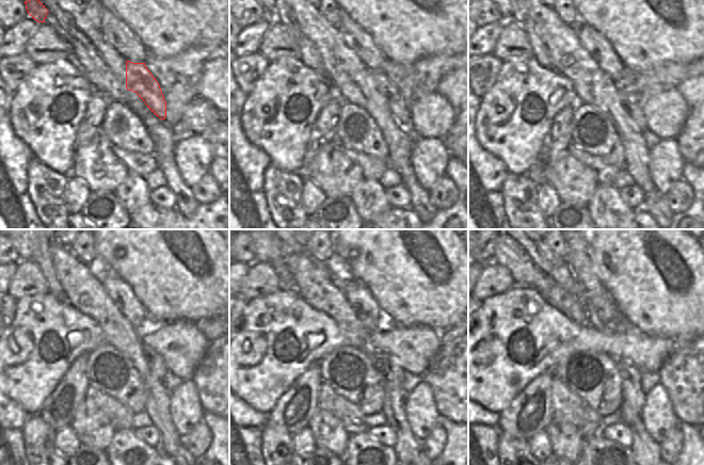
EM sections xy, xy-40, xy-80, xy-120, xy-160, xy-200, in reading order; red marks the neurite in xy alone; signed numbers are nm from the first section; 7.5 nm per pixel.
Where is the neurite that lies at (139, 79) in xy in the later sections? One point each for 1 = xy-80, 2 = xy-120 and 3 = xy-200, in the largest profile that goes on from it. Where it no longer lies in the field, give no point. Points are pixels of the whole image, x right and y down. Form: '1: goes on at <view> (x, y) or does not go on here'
1: goes on at xy-80 (633, 101)
2: goes on at xy-120 (156, 365)
3: goes on at xy-200 (633, 402)

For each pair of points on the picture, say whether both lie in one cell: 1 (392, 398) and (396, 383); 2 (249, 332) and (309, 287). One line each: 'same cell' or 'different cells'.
1: different cells
2: different cells

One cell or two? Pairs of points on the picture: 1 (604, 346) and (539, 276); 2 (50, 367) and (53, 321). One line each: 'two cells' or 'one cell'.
1: two cells
2: one cell

